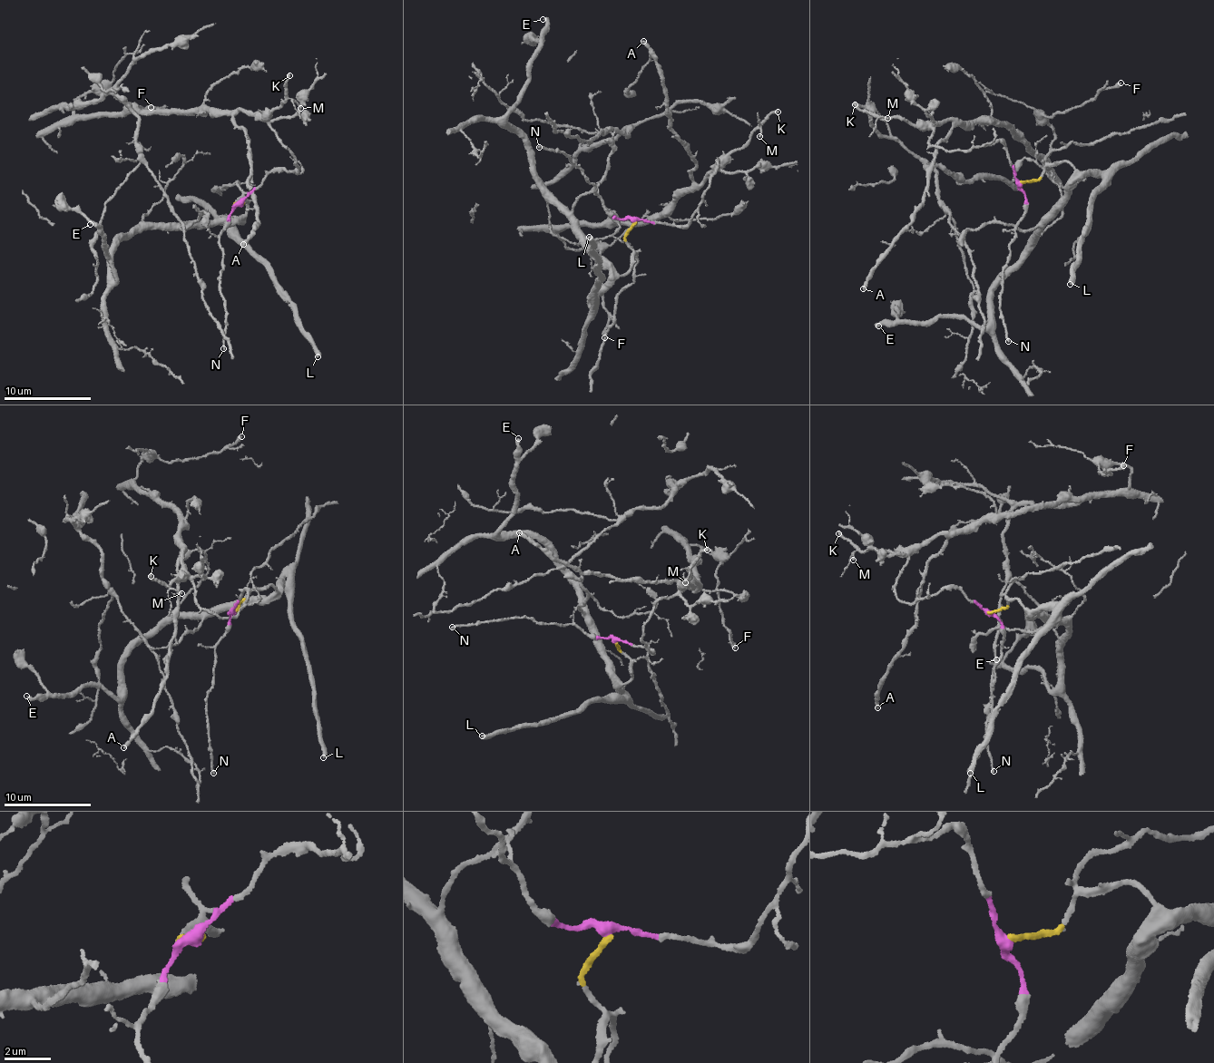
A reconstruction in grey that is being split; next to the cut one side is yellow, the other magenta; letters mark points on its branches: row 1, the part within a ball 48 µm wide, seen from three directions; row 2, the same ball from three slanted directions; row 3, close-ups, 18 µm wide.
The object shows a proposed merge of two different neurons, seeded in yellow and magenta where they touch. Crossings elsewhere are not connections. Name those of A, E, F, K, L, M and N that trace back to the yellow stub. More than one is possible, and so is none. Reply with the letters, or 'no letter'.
E, L

